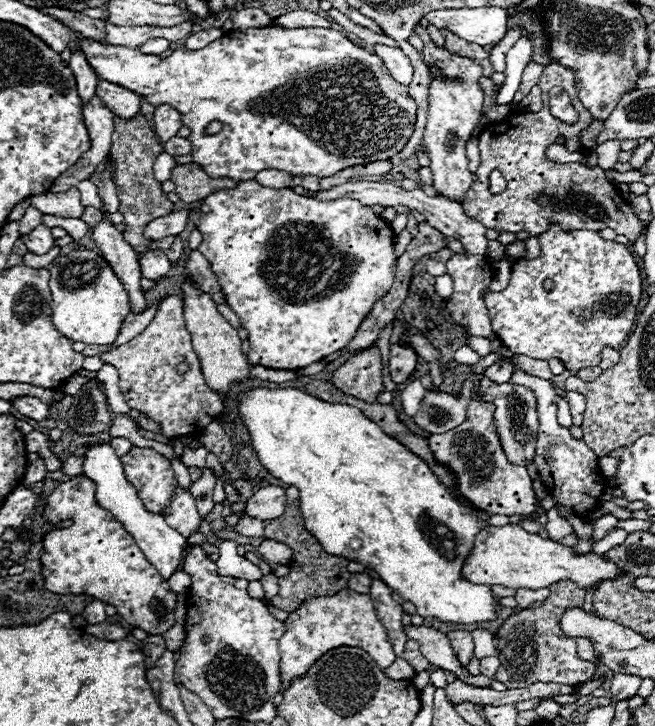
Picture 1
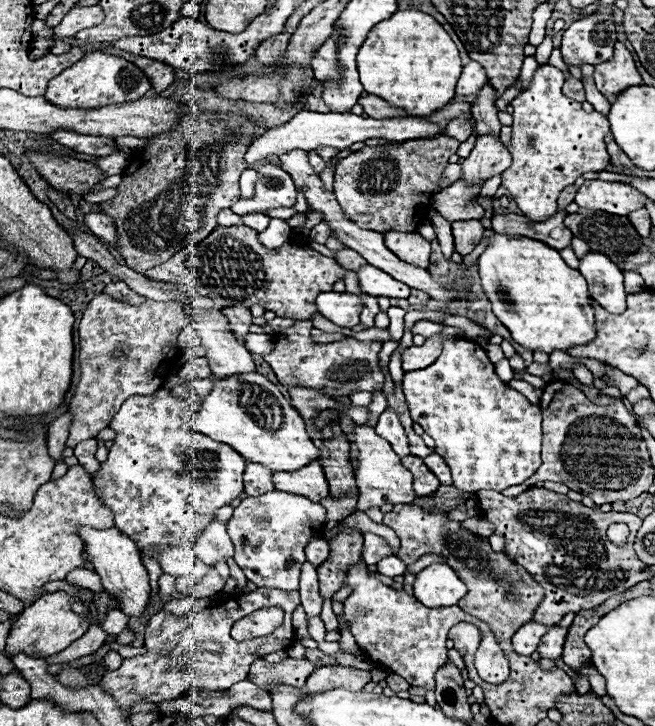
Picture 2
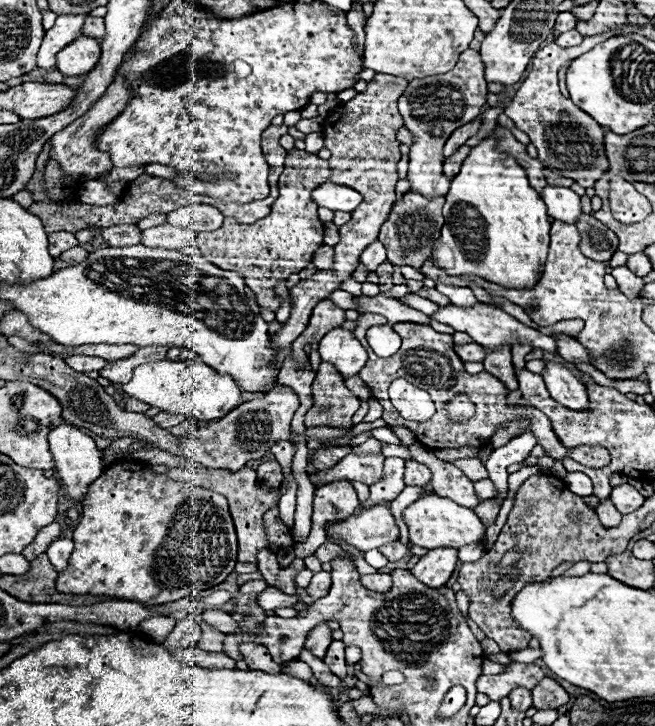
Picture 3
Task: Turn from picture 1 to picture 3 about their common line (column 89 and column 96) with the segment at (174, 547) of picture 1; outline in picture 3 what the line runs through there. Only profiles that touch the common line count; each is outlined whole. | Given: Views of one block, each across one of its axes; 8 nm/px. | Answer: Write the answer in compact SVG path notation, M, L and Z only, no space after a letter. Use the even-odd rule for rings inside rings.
M62 422L60 426L56 426L50 434L48 434L48 442L50 442L50 452L54 456L56 462L56 472L58 472L58 482L64 486L66 496L70 498L70 502L80 504L80 500L86 494L86 488L92 480L96 480L96 476L102 474L102 470L106 468L102 462L102 452L98 452L96 442L84 434L82 430L78 430L72 424Z

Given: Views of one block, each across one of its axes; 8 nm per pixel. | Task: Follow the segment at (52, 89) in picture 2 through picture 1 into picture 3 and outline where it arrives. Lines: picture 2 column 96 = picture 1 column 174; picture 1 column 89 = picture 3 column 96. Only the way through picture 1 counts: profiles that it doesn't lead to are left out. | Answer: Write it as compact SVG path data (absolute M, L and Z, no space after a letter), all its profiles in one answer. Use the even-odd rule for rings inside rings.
M80 36L56 54L56 68L64 76L88 74L100 58L100 42L90 36Z

